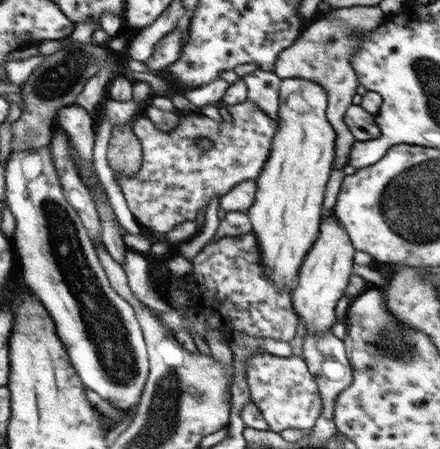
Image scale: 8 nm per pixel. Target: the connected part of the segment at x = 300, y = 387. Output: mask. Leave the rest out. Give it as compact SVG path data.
M254 352L254 356L246 360L246 382L252 401L272 432L288 428L312 429L322 414L318 385L302 357L284 358L268 352Z

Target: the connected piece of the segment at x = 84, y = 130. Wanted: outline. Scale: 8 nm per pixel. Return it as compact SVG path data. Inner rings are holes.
M72 103L57 111L56 123L68 134L77 156L92 164L92 147L96 138L96 127L92 116L78 103Z

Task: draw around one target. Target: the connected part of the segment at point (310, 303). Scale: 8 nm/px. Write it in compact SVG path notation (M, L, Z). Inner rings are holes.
M331 215L322 220L319 235L312 248L306 254L297 276L297 285L291 290L290 305L302 322L305 333L328 333L336 324L336 307L339 298L344 295L348 279L353 274L353 258L357 251L346 231L341 227L338 217Z

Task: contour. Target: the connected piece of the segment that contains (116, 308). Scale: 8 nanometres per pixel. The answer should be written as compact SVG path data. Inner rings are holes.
M49 145L12 151L5 164L5 176L5 203L16 216L16 233L12 240L18 249L23 282L49 311L82 385L96 392L106 403L114 406L114 409L126 412L126 408L139 404L138 400L143 396L142 390L145 390L144 384L148 376L148 344L144 344L145 338L142 338L142 330L134 318L132 305L110 286L109 277L101 265L96 246L89 237L82 218L65 197Z

